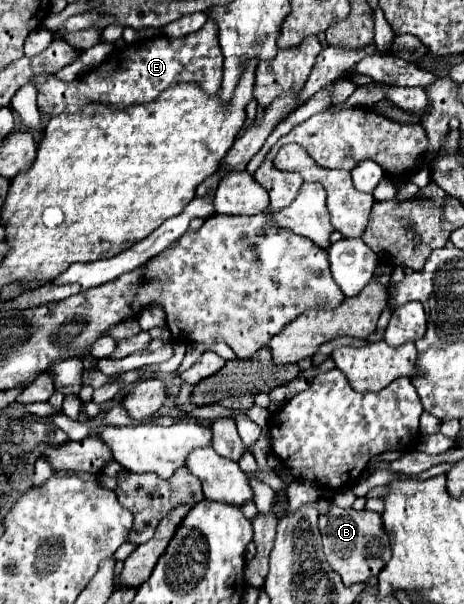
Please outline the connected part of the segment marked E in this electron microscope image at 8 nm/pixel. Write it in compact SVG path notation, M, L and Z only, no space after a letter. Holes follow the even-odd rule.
M207 21L199 31L171 39L171 37L153 37L135 43L125 43L123 49L113 49L113 53L101 65L91 71L81 73L75 81L65 83L55 75L35 75L31 81L37 87L37 107L43 115L61 115L61 113L79 113L89 103L103 103L115 109L127 109L131 105L151 103L165 89L177 83L197 83L205 95L215 95L223 79L223 53L219 47L219 27L215 21ZM109 65L109 75L105 73Z

